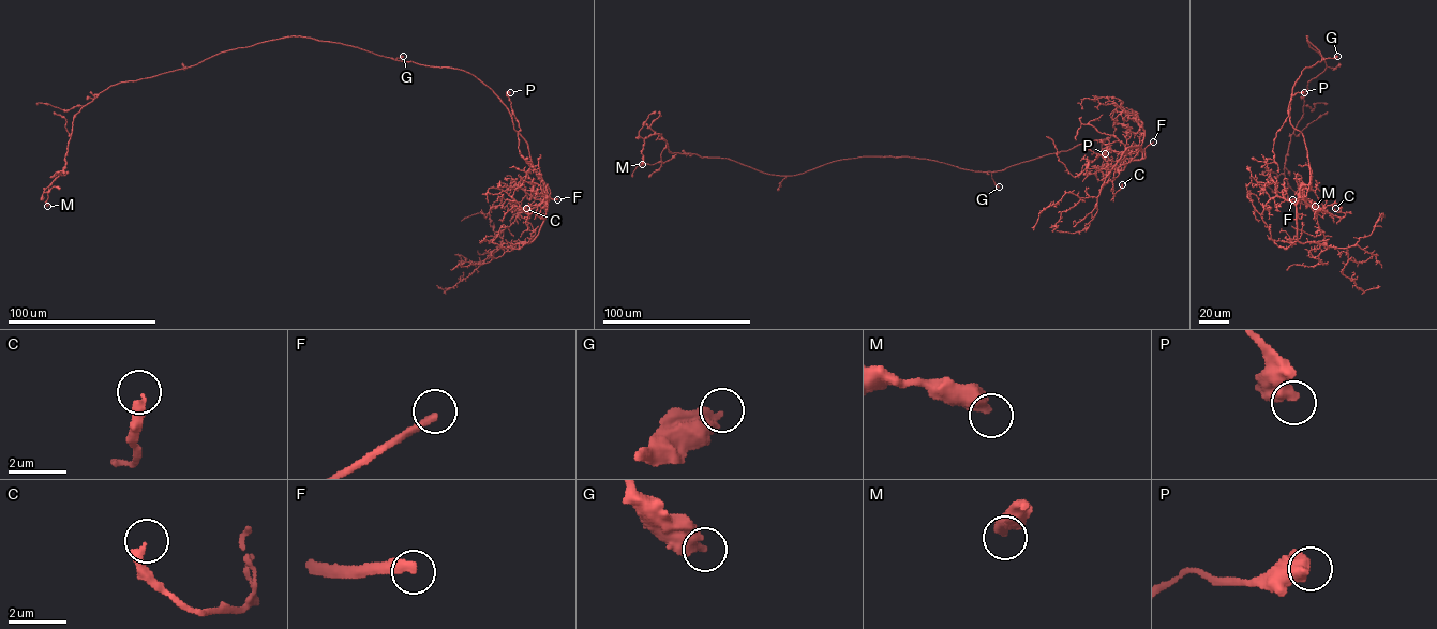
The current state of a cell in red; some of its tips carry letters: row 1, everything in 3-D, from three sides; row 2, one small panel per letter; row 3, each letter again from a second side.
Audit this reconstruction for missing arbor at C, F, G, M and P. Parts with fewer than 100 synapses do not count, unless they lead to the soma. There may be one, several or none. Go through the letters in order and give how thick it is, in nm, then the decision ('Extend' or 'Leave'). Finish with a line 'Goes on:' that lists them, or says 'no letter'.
C: Thickness 300 nm. Leave
F: Thickness 280 nm. Extend
G: Thickness 600 nm. Leave
M: Thickness 500 nm. Leave
P: Thickness 550 nm. Leave
Goes on: F

